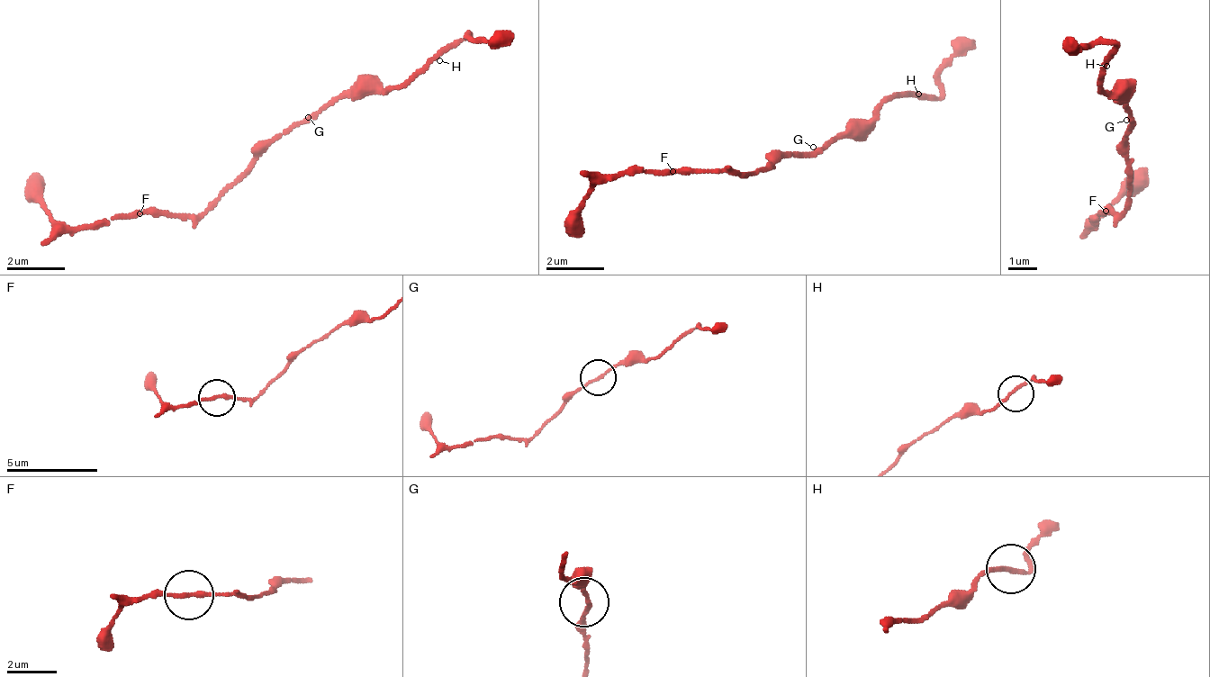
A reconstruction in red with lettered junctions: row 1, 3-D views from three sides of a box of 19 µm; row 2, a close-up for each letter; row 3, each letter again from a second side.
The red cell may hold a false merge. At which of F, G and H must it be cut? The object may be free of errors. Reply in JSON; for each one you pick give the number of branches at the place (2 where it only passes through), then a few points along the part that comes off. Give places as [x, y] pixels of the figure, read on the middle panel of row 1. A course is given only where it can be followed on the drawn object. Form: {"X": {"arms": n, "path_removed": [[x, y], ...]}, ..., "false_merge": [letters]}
{"false_merge": []}

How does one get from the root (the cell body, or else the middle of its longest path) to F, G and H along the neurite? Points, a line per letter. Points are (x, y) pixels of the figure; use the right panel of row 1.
F: (1130, 155), (1126, 168), (1132, 176), (1123, 211), (1107, 209)
G: (1130, 155), (1124, 148), (1132, 127), (1126, 120)
H: (1130, 155), (1124, 148), (1134, 120), (1121, 99), (1125, 100), (1115, 100), (1099, 79), (1106, 66)

